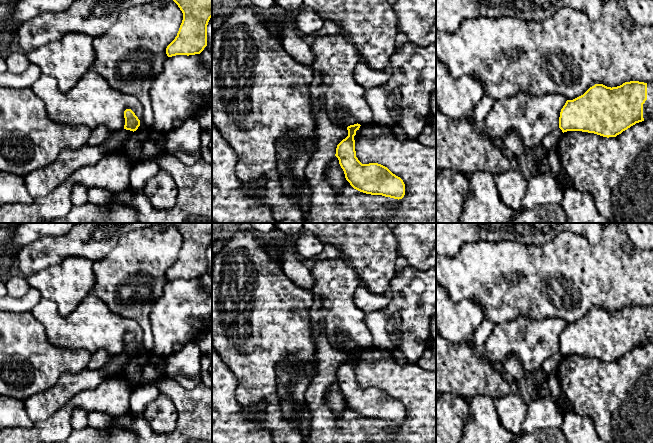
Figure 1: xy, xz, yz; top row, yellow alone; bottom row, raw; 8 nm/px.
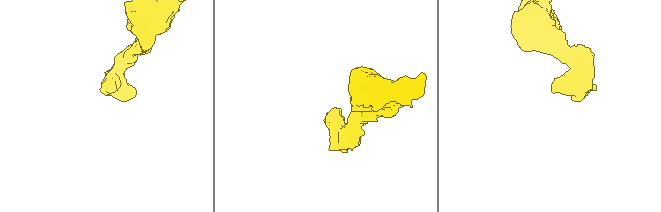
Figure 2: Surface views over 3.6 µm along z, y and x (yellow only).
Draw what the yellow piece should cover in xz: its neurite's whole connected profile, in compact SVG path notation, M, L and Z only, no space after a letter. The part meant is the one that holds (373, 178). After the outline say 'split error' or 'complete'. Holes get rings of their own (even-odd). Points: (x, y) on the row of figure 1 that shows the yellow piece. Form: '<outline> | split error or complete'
M358 123L348 126L348 136L336 148L335 156L346 180L360 192L402 199L405 195L405 184L400 177L381 164L362 164L356 157L354 136L360 126Z | complete

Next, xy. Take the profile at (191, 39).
M173 0L183 13L175 39L167 46L168 57L200 54L207 46L207 25L212 17L212 0Z | complete

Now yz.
M630 81L612 88L595 84L583 95L566 101L560 112L559 128L563 133L582 131L609 138L646 119L653 119L653 81Z | split error

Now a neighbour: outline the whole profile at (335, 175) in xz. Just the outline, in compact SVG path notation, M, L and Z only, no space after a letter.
M333 160L329 165L327 172L325 173L325 176L334 192L339 195L345 184L345 174L340 164Z

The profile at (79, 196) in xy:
M76 184L71 194L72 205L81 206L88 203L88 190L87 187L81 184Z

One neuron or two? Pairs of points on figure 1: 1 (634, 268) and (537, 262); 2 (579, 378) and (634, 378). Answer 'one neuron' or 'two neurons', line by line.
1: one neuron
2: one neuron

